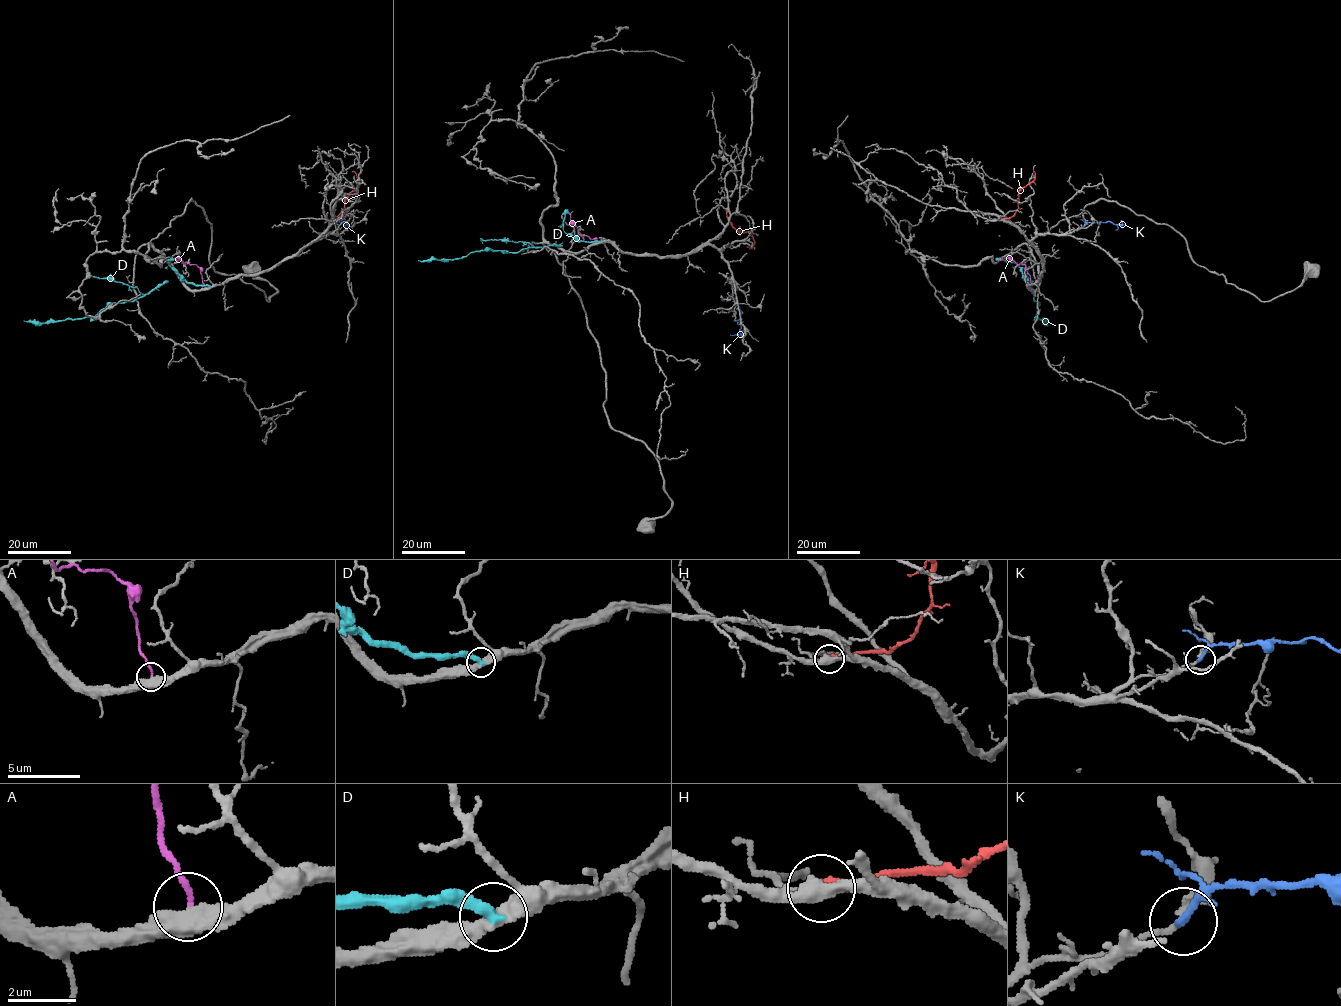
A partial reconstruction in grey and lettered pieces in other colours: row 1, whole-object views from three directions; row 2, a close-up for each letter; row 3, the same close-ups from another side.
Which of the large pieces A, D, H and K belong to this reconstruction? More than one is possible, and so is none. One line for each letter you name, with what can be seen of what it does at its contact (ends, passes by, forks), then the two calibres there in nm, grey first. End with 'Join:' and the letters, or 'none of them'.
Join: none of them

